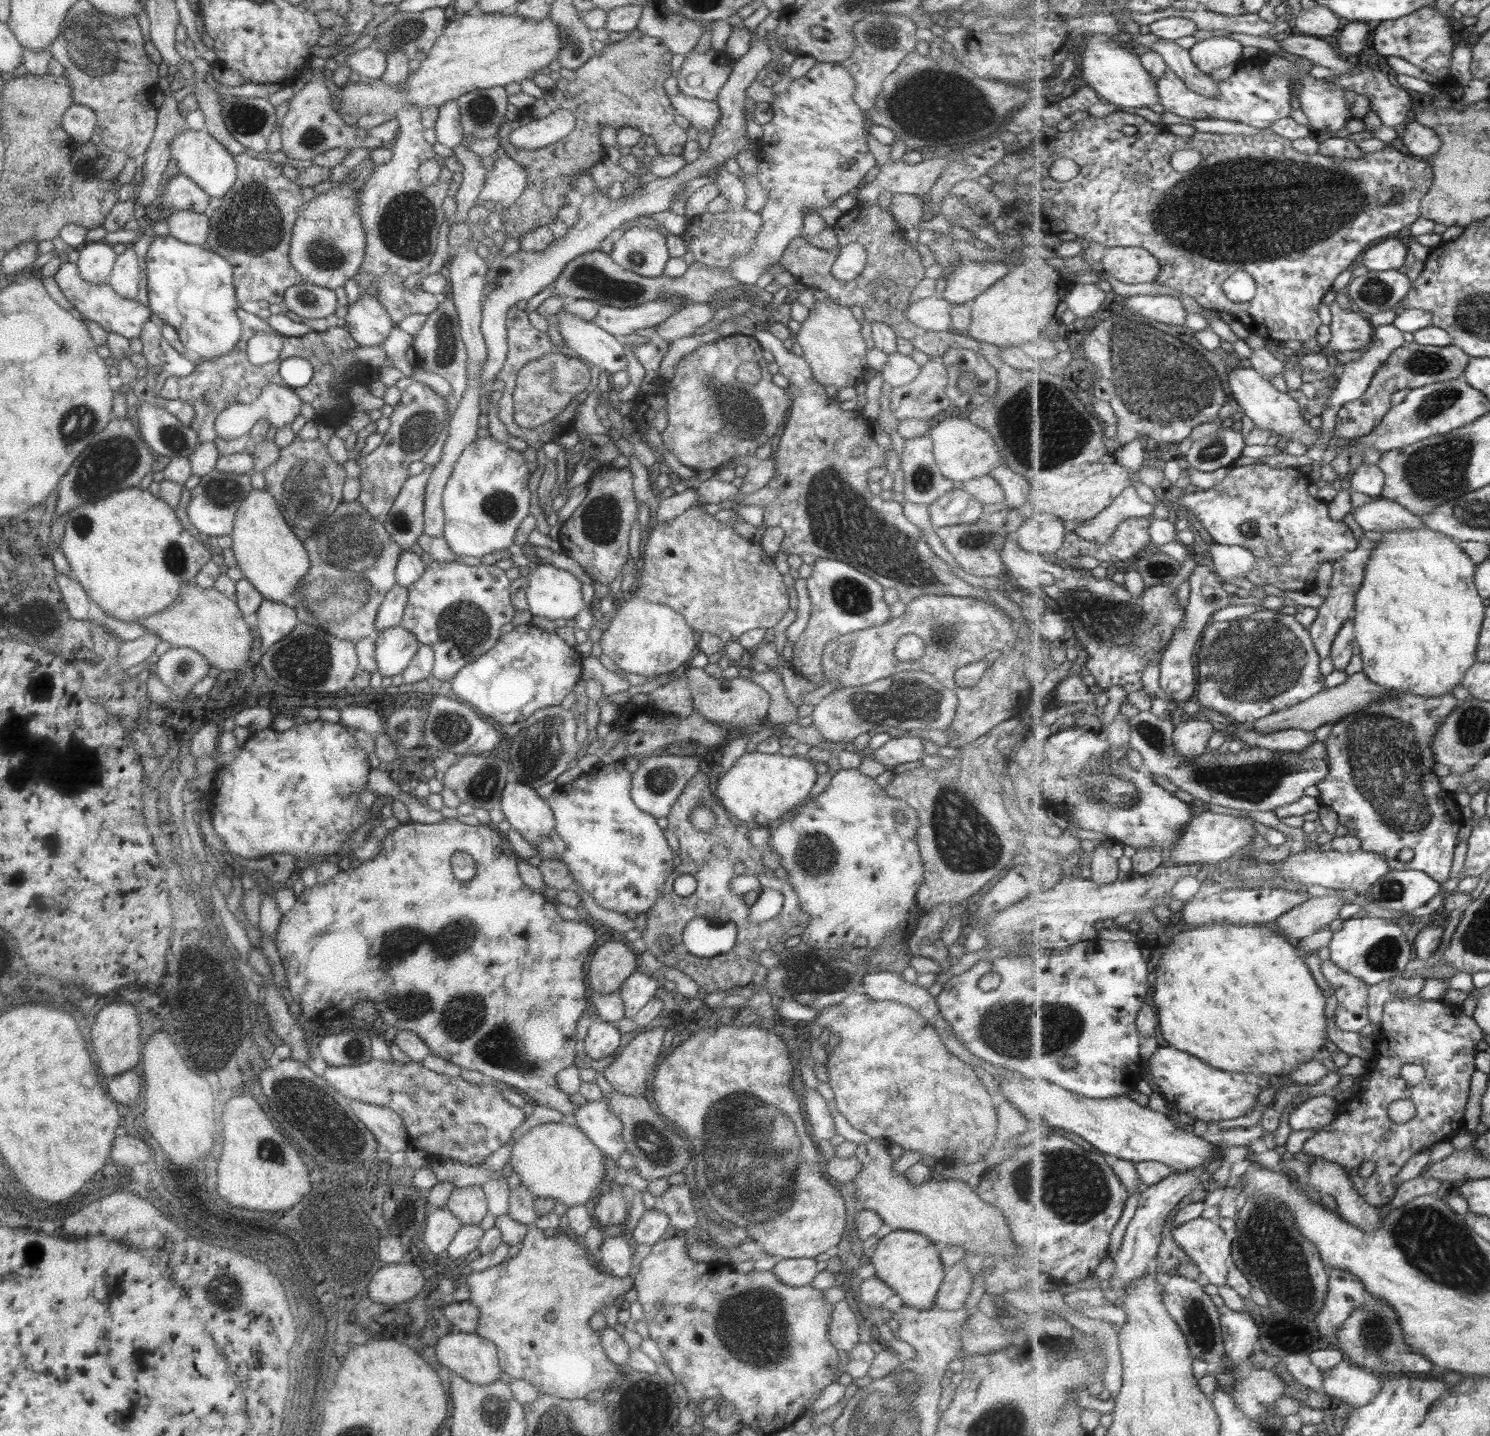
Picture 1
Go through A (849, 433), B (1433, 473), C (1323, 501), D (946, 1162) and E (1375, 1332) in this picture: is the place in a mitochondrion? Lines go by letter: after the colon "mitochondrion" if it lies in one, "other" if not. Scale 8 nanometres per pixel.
A: other
B: mitochondrion
C: other
D: other
E: mitochondrion

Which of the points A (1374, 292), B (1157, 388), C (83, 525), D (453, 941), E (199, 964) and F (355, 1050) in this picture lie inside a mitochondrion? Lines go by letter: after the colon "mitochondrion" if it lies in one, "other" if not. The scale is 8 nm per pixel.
A: mitochondrion
B: mitochondrion
C: mitochondrion
D: mitochondrion
E: mitochondrion
F: mitochondrion

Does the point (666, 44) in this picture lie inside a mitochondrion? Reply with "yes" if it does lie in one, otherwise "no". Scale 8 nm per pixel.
no

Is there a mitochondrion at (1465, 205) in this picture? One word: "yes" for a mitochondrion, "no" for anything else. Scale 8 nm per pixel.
no

